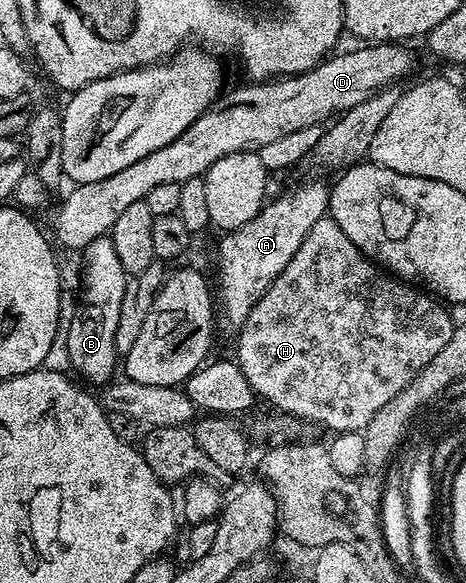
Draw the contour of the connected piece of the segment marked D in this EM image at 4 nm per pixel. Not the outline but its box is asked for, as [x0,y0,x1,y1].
[55,42,415,250]

